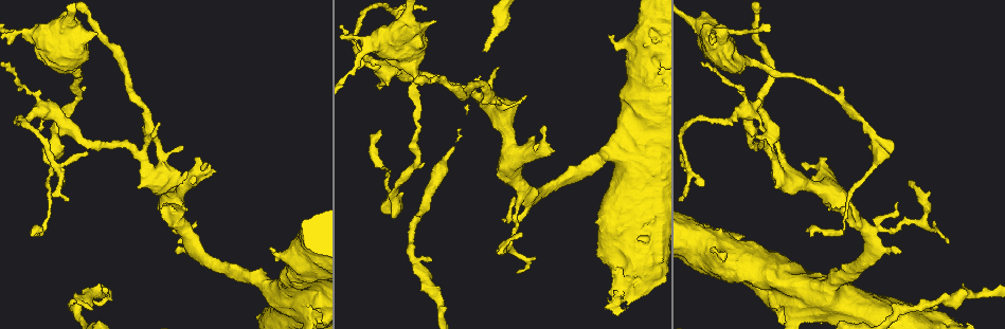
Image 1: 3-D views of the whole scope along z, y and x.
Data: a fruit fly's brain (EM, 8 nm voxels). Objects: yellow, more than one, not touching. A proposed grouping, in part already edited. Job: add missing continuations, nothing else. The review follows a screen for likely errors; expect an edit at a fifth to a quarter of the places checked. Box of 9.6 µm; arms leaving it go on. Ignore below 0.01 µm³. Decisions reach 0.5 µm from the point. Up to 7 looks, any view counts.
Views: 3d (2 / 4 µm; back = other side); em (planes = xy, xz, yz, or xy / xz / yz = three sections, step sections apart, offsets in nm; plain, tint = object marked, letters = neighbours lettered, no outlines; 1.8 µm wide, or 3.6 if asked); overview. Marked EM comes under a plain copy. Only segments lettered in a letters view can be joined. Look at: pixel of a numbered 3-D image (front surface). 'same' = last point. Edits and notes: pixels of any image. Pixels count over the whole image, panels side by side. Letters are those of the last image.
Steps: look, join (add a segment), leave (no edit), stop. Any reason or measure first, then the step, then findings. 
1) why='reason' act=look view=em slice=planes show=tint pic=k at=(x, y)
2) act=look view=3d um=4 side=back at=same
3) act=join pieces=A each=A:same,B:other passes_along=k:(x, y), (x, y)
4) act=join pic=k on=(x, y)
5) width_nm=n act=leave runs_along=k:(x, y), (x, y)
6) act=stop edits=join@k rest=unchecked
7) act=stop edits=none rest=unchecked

why='free end' act=look view=3d um=4 side=back pic=1 at=(188, 172)

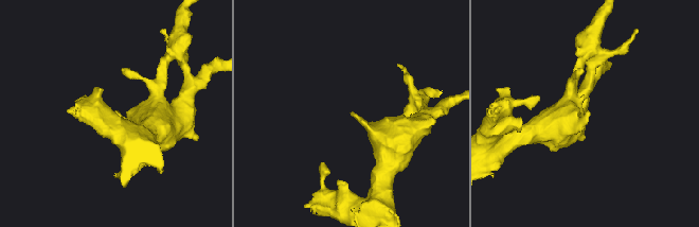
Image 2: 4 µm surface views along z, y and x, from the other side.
act=look view=em slice=planes show=letters pic=2 at=(588, 115)

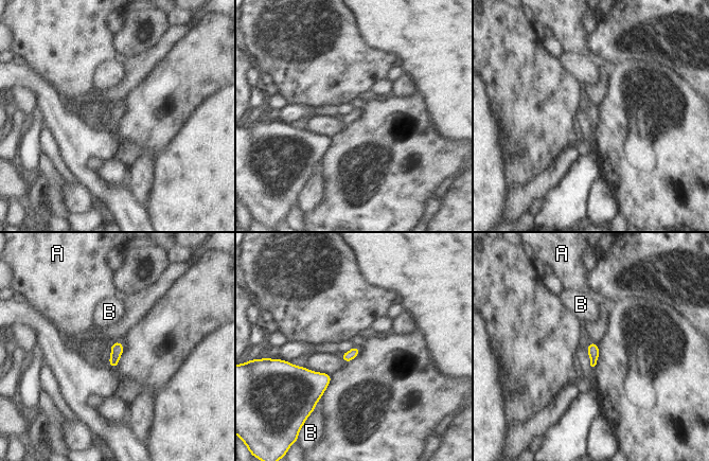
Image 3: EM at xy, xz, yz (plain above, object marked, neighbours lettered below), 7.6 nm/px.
act=leave each=A:other,B:other border=3:(320, 397), (312, 411) found='no lettered segment goes on from it'

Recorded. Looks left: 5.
why='three arms meet' act=look view=em slice=planes show=letters pic=1 at=(45, 113)

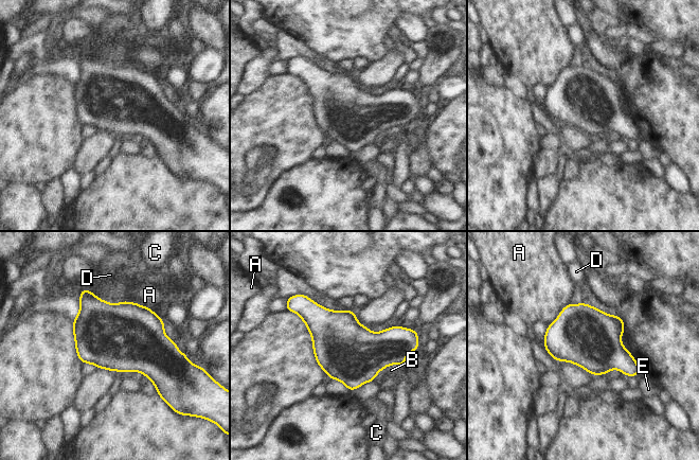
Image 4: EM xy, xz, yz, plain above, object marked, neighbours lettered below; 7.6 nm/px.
act=leave each=A:other,B:other,C:other,D:other,E:other found='no lettered segment goes on from it'

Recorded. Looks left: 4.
why='thick end' act=look view=3d um=4 pic=1 at=(96, 35)

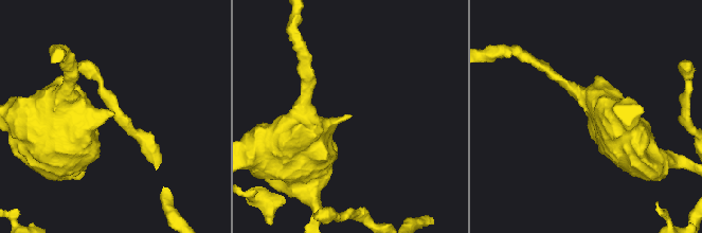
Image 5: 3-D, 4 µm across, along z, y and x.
why='need the tissue' act=look view=em slice=planes show=tint pic=5 at=(586, 114)

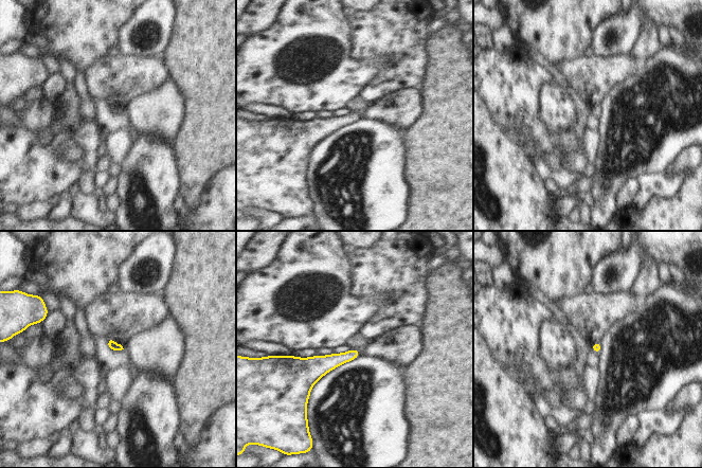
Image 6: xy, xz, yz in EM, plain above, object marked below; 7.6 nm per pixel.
act=look view=em slice=planes show=letters at=same

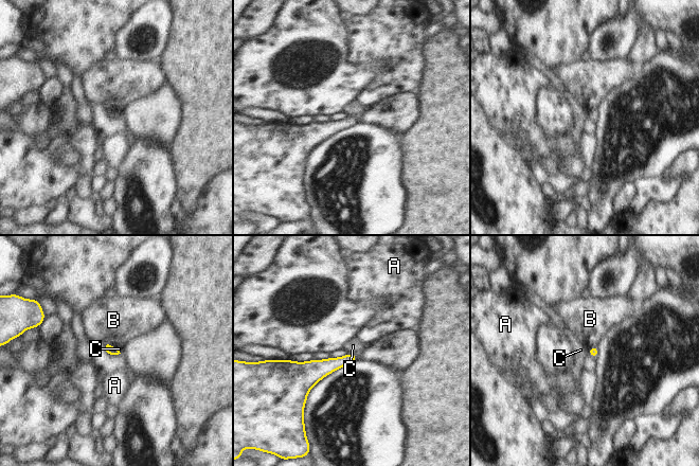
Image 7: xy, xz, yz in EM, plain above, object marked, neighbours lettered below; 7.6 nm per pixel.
act=leave each=A:other,B:other,C:other found='no lettered segment goes on from it'

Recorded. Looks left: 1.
act=stop edits=none rest=unchecked

